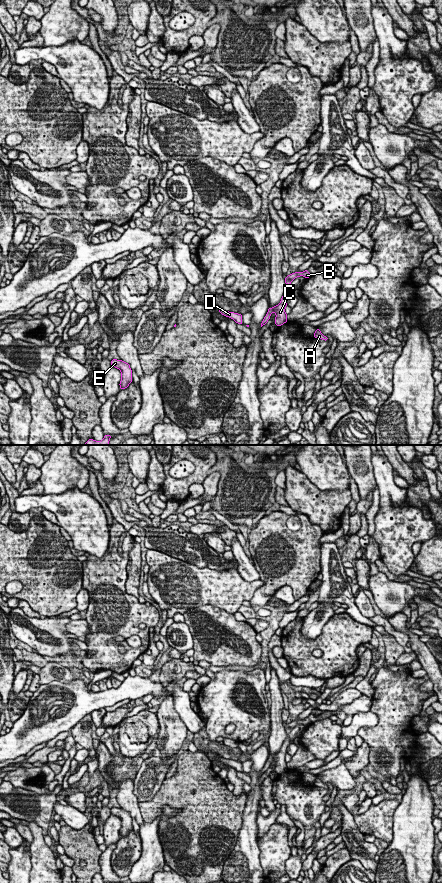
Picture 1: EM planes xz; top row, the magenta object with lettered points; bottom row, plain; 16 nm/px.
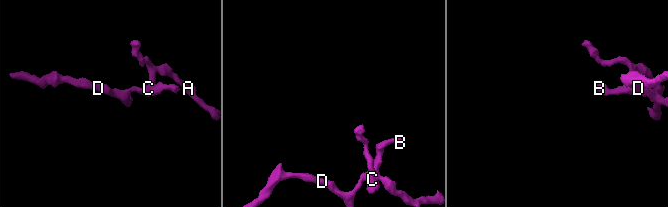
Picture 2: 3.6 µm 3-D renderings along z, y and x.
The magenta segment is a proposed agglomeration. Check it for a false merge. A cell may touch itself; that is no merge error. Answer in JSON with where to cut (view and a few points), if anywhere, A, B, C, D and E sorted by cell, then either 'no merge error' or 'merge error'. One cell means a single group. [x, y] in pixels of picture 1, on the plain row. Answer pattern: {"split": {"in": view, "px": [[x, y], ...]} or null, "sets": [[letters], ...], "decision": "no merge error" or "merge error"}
{"split": null, "sets": [["A", "B", "C", "D", "E"]], "decision": "no merge error"}

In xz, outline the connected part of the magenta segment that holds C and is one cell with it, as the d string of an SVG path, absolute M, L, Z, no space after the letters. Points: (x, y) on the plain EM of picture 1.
M287 738L283 742L280 751L278 753L274 754L273 756L270 755L268 757L268 760L261 771L261 775L268 770L268 768L270 767L270 763L273 760L276 762L275 772L278 775L282 774L283 771L285 771L285 772L287 771L288 768L287 768L287 762L285 761L285 756L287 754L287 747L289 744L290 744L290 740L289 740L289 738Z

